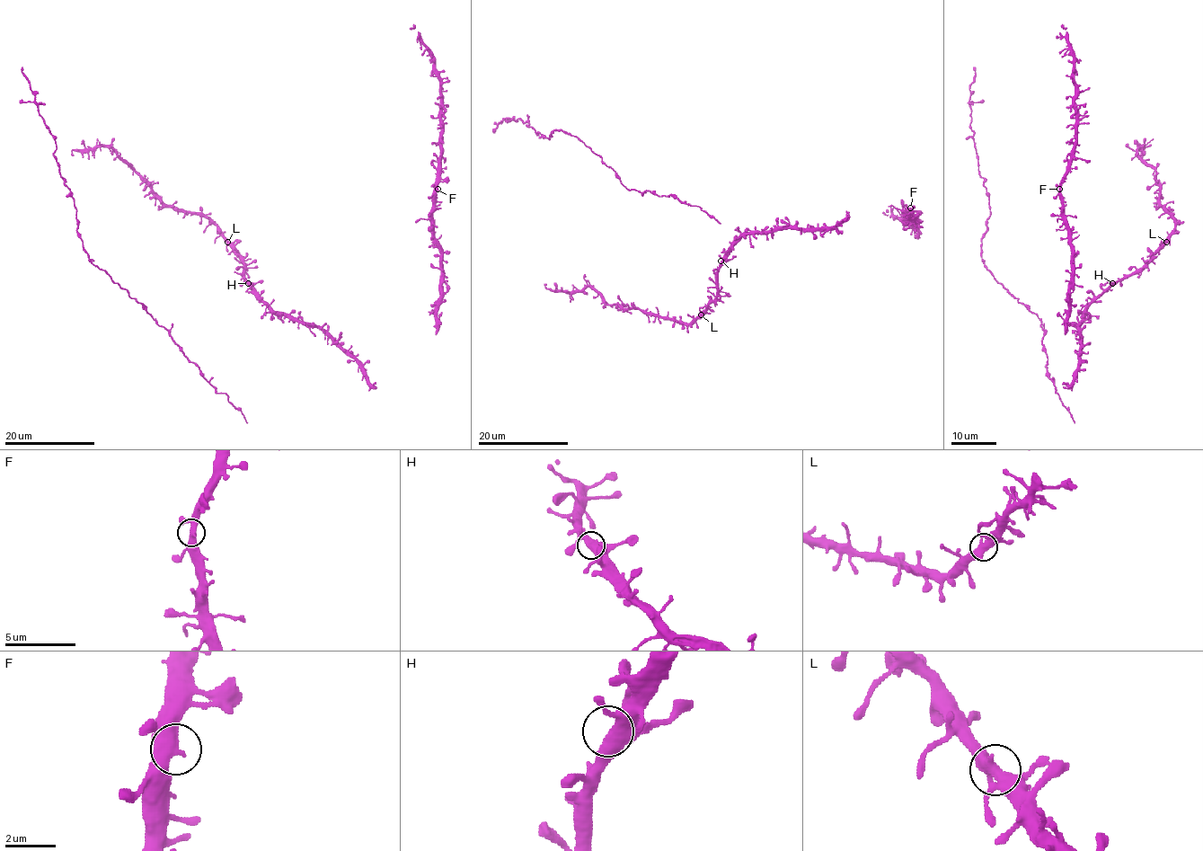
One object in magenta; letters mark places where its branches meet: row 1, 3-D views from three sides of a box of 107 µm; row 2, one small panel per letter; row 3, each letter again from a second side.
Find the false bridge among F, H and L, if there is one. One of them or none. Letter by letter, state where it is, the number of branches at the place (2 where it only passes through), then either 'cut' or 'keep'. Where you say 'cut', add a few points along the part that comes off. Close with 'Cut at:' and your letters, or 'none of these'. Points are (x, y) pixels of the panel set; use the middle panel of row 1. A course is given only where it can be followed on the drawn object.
F: (910, 208) | 3 | keep
H: (720, 261) | 3 | keep
L: (701, 314) | 3 | keep
Cut at: none of these

